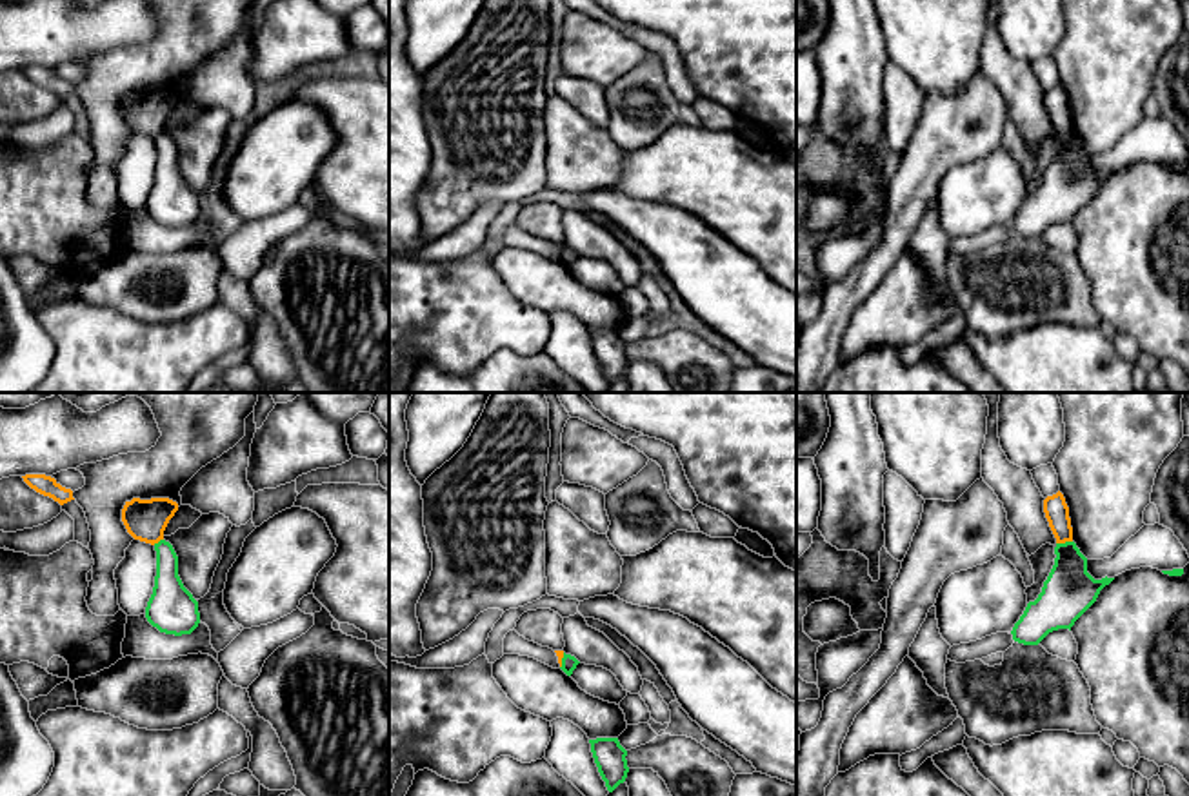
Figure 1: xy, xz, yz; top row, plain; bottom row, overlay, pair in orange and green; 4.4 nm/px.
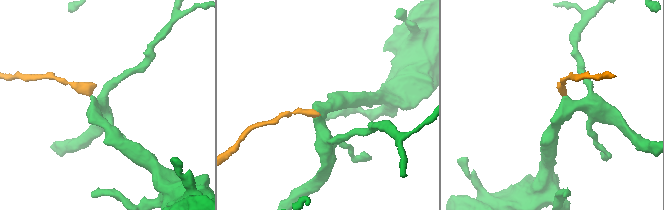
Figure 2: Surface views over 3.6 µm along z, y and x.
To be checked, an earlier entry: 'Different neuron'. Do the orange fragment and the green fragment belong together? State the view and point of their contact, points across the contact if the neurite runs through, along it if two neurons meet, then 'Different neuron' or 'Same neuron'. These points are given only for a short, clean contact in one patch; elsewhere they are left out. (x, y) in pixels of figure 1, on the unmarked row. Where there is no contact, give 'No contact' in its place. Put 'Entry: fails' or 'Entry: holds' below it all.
Touches orange at yz (1064, 135). Boundary: yz (1071, 133), (1057, 137). Different neuron
Entry: holds

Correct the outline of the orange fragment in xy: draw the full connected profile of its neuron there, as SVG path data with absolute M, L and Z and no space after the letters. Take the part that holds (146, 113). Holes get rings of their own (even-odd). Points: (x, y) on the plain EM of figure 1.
M133 91L122 102L122 114L135 133L155 138L164 133L164 124L176 104L178 96L169 91Z

